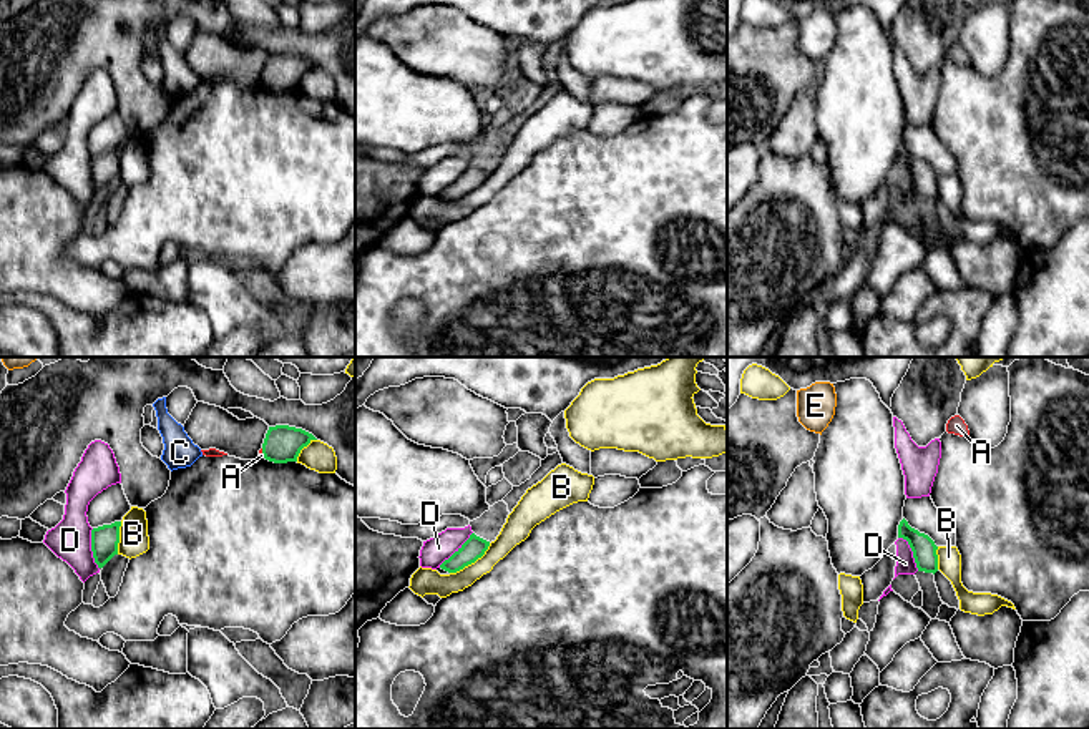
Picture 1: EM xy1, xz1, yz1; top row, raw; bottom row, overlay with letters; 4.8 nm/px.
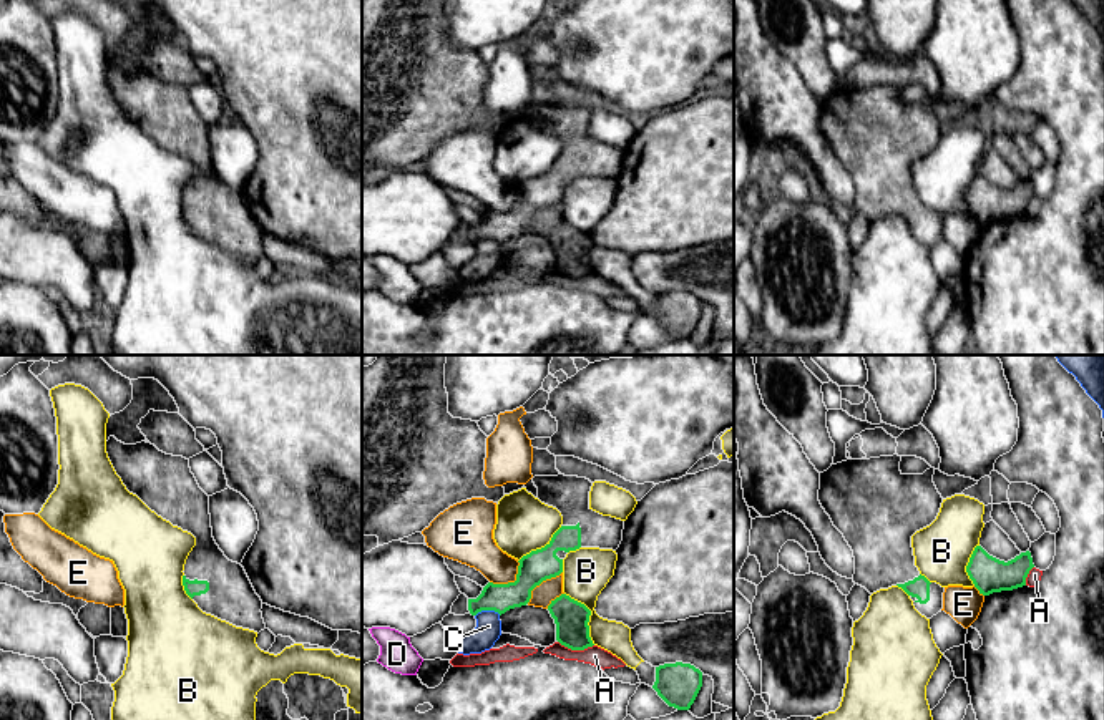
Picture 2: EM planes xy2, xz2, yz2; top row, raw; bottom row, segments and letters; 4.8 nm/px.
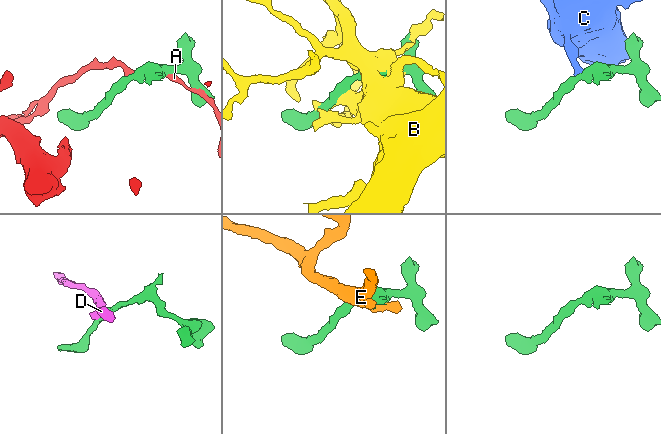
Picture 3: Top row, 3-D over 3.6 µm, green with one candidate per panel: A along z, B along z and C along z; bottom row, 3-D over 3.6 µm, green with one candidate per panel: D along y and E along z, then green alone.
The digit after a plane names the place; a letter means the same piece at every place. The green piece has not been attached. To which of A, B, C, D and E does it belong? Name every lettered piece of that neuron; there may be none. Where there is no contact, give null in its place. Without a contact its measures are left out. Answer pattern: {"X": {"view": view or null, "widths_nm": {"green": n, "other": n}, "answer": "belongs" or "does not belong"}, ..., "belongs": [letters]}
{"A": {"view": "xz2", "widths_nm": {"green": 170, "other": 90}, "answer": "does not belong"}, "B": {"view": "xz2", "widths_nm": {"green": 170, "other": 240}, "answer": "does not belong"}, "C": {"view": "xz2", "widths_nm": {"green": 140, "other": 130}, "answer": "does not belong"}, "D": {"view": "xy1", "widths_nm": {"green": 130, "other": 200}, "answer": "does not belong"}, "E": {"view": "xz2", "widths_nm": {"green": 150, "other": 190}, "answer": "does not belong"}, "belongs": []}

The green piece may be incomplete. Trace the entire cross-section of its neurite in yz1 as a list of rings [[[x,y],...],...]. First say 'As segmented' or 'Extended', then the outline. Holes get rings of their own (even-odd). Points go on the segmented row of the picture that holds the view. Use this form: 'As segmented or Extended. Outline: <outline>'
As segmented. Outline: [[[903,518],[898,525],[898,538],[908,541],[918,571],[933,575],[938,571],[938,555],[936,555],[938,546],[928,535],[911,528],[908,521]]]

